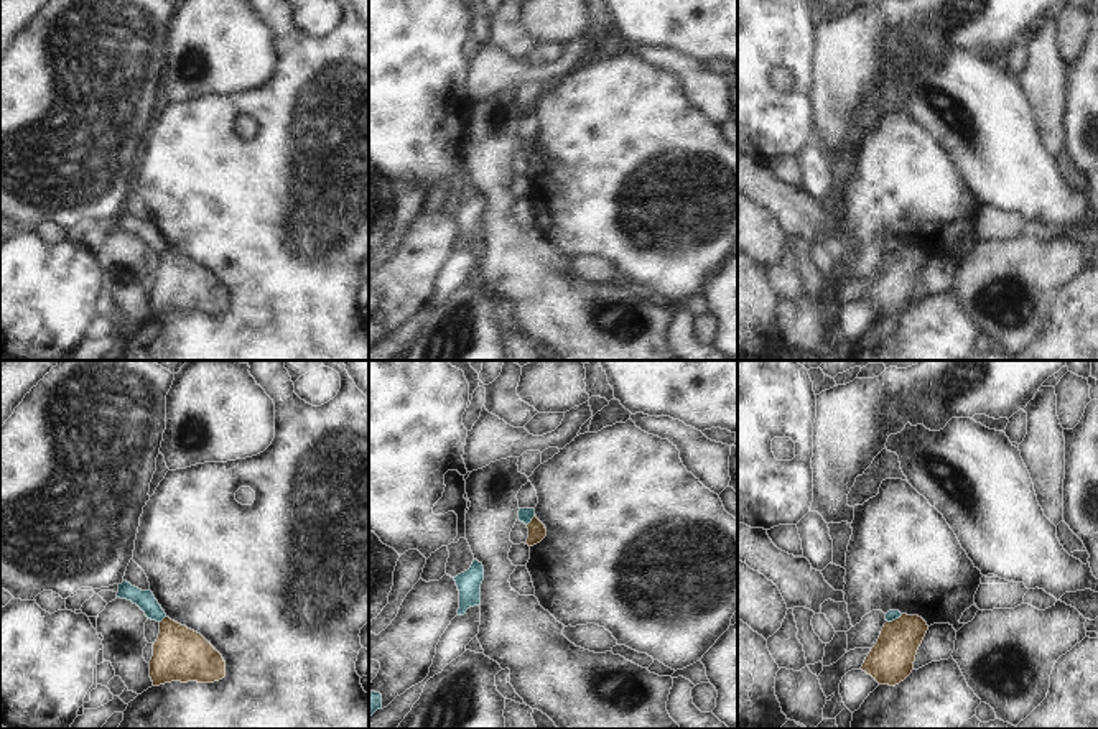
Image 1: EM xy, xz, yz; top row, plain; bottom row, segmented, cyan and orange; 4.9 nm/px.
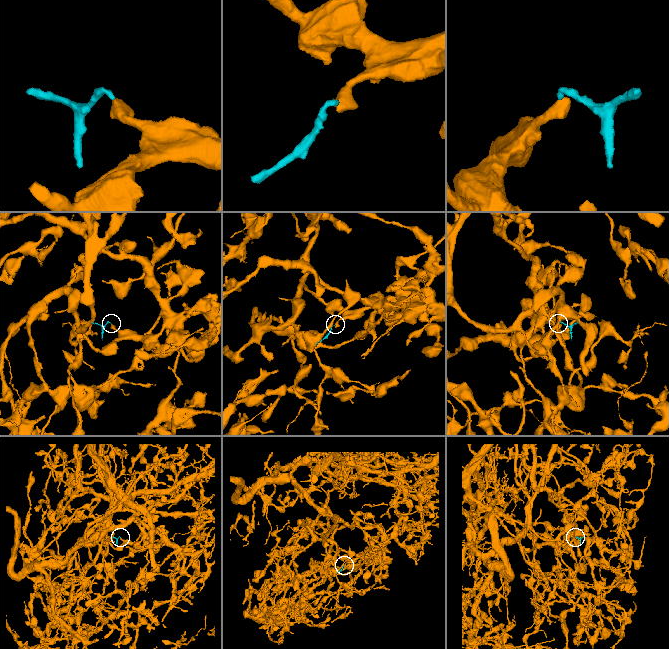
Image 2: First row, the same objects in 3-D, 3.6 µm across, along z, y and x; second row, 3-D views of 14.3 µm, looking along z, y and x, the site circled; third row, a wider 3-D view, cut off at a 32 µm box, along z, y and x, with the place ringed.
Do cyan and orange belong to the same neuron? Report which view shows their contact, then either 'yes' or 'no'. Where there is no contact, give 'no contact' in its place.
xz | no

